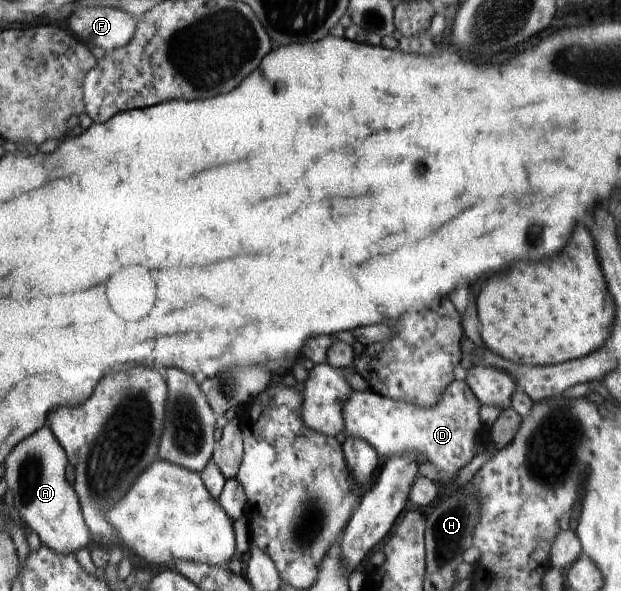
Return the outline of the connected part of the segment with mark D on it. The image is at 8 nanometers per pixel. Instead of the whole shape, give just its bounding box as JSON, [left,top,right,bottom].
[341,379,481,482]

